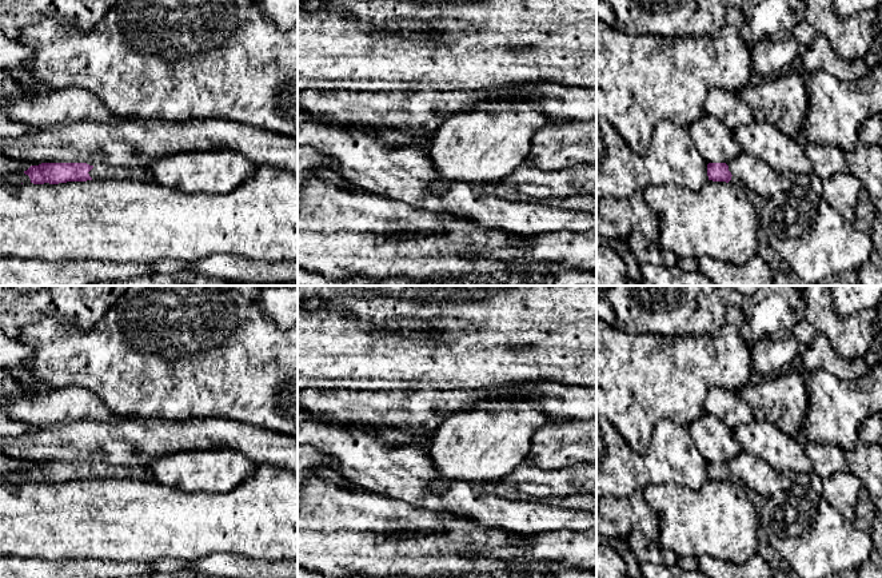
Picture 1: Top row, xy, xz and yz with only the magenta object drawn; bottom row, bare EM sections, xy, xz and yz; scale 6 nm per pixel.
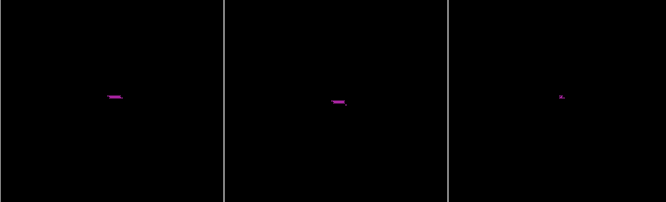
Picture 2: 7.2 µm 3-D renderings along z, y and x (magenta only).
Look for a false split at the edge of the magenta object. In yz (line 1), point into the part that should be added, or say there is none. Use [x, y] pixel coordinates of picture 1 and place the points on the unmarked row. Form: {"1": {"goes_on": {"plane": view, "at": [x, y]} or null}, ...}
{"1": {"goes_on": {"plane": "yz", "at": [715, 441]}}}

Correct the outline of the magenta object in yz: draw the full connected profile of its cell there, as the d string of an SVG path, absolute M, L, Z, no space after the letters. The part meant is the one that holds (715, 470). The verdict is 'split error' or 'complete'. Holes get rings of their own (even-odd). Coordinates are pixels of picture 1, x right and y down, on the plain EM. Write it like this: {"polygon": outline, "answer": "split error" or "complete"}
{"polygon": "M703 412L687 426L687 437L707 463L707 475L713 481L731 479L729 462L742 453L734 432L721 419Z", "answer": "split error"}

